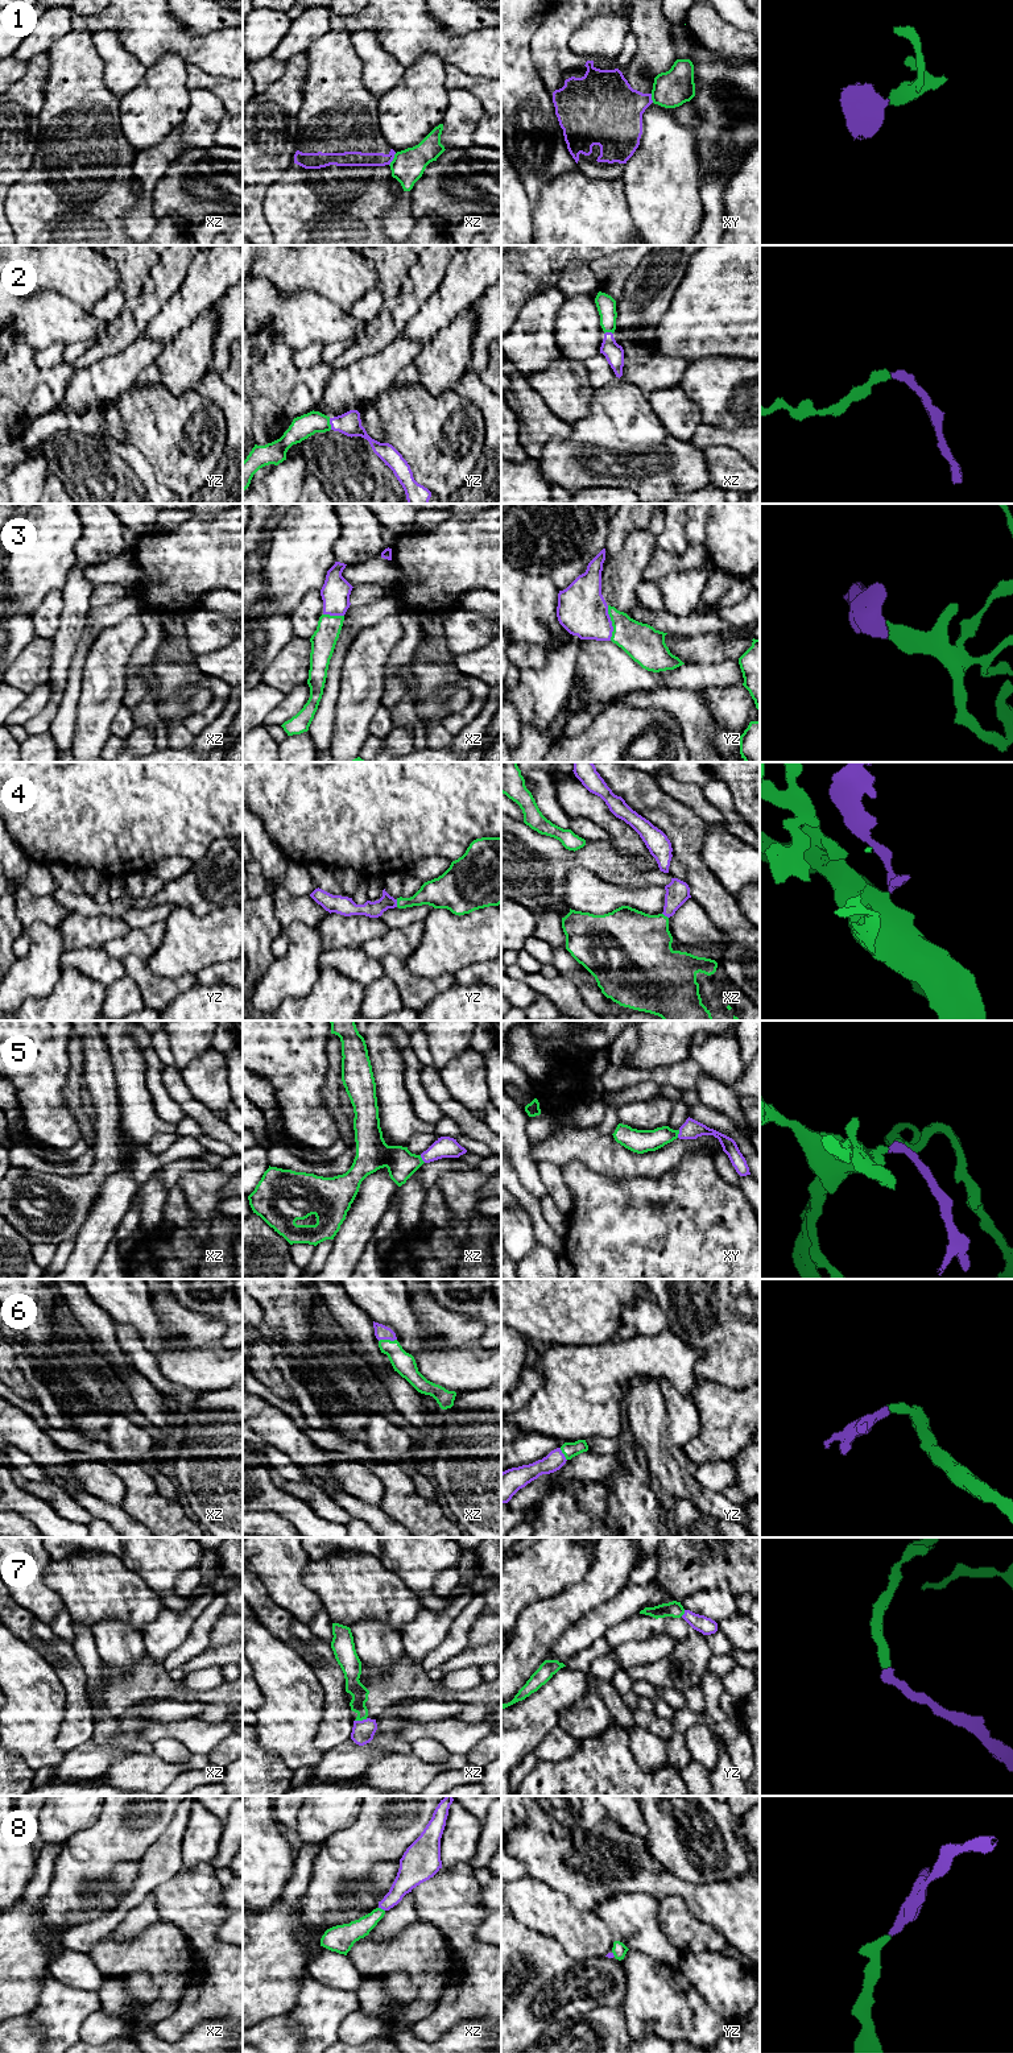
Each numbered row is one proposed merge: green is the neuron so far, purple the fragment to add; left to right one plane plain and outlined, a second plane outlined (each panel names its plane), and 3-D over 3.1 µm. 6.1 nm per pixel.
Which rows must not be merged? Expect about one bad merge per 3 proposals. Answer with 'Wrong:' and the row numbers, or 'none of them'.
Wrong: 1

